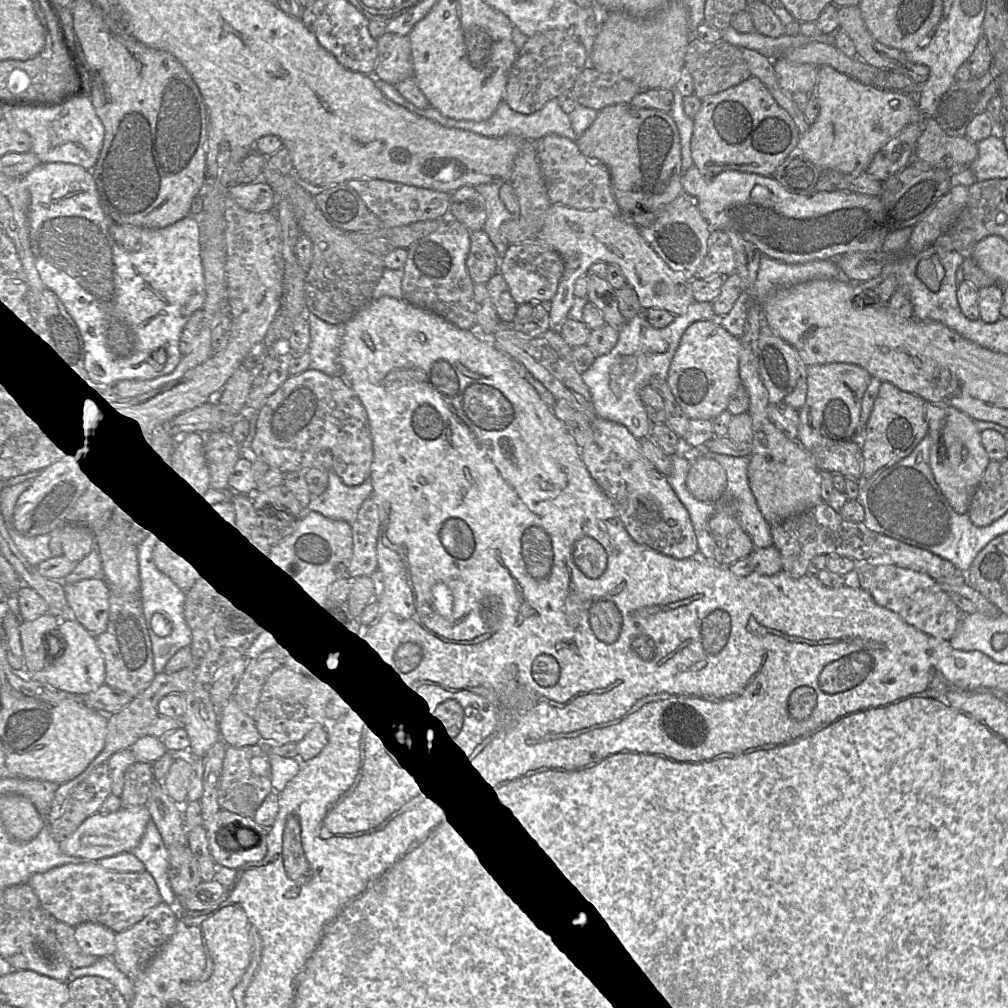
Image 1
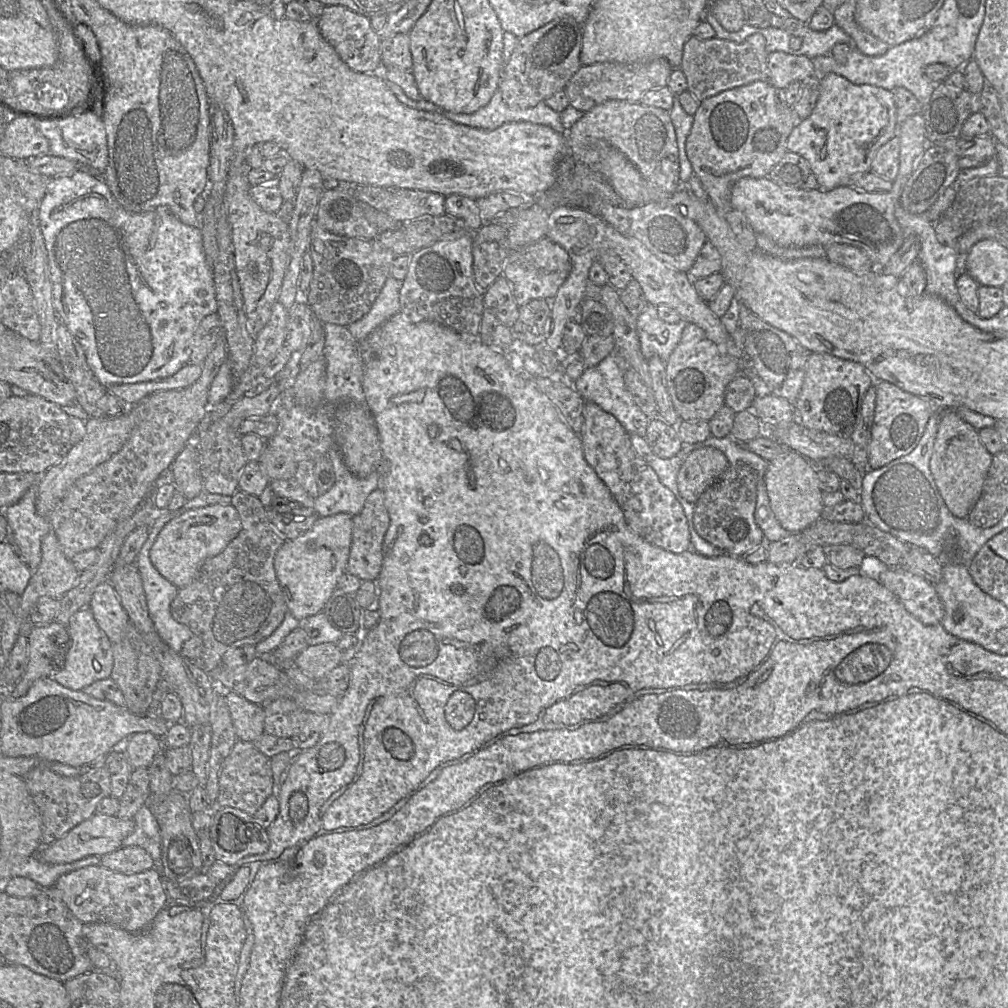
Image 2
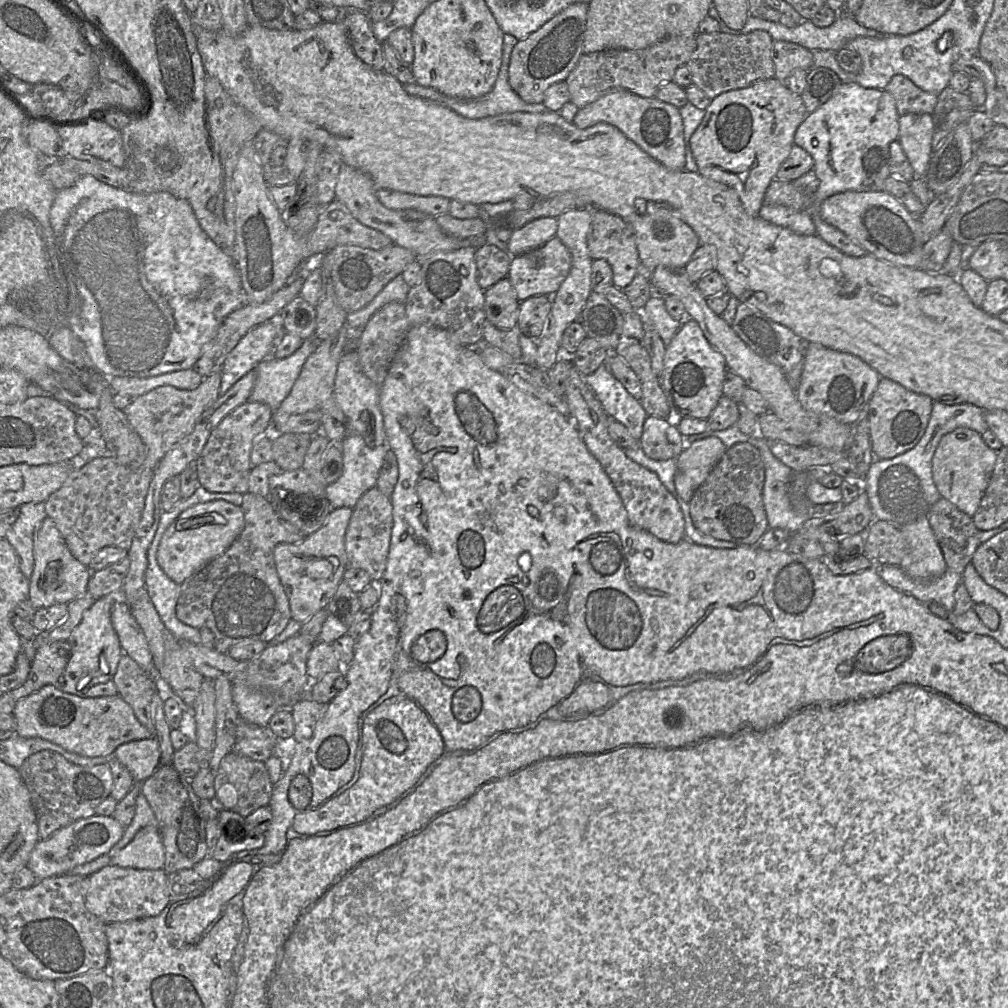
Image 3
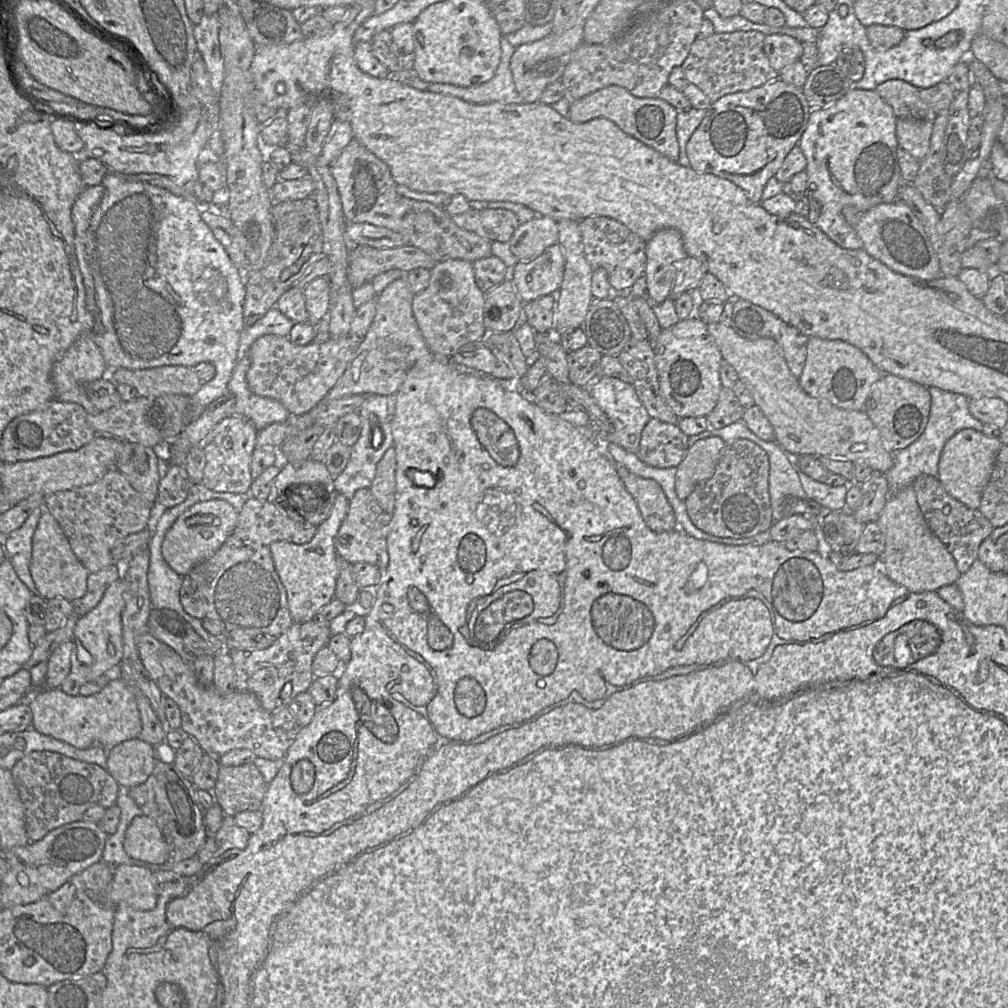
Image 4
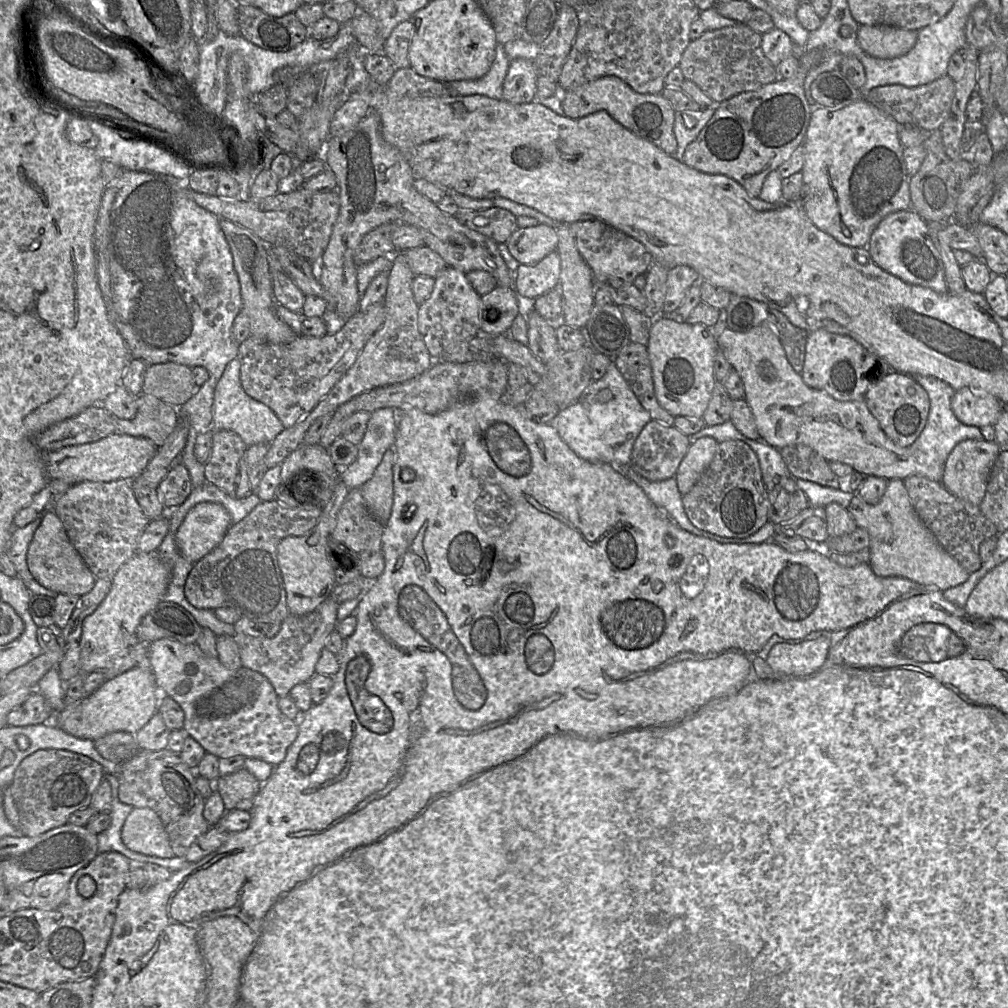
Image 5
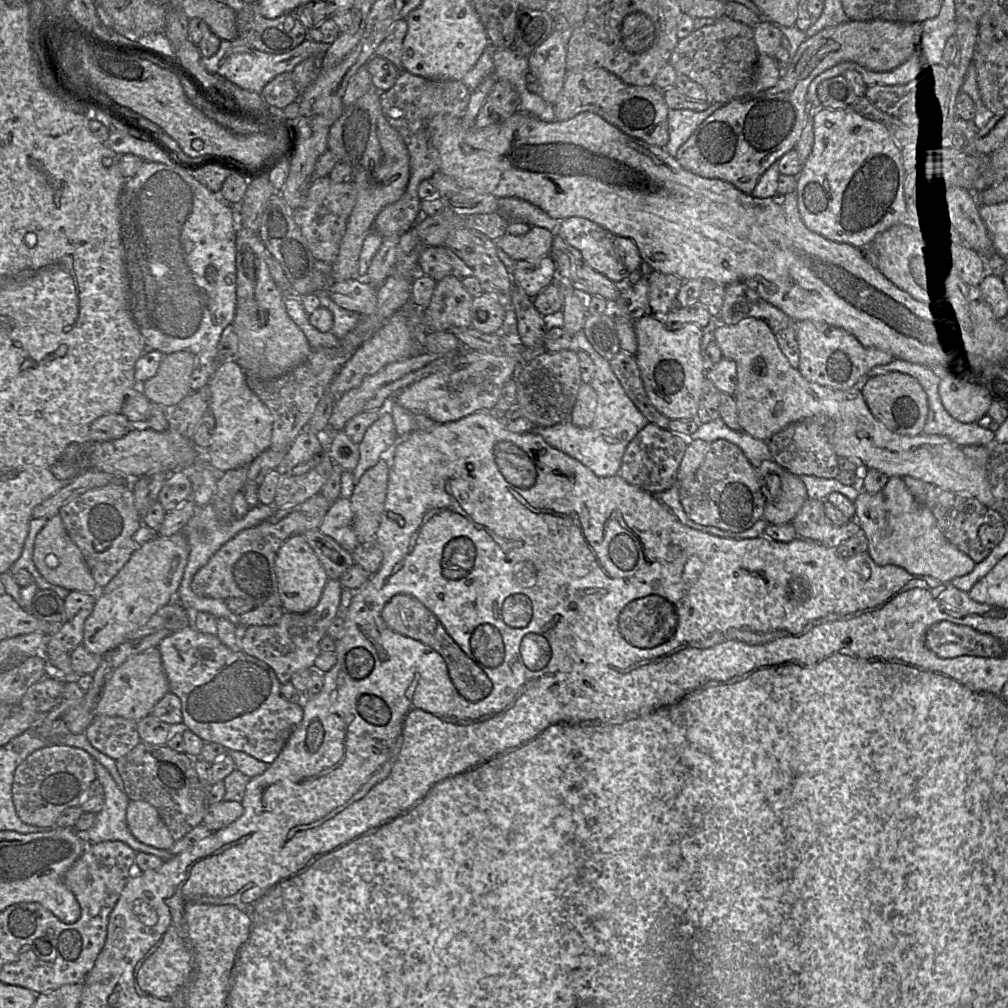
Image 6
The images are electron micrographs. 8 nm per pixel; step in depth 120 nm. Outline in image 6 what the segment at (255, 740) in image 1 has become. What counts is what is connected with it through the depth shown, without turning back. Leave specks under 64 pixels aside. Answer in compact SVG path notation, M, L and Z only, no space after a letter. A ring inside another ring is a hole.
M329 579L323 589L318 604L310 611L301 614L284 612L281 619L272 626L237 626L235 634L238 640L239 650L266 663L274 671L281 684L287 683L292 674L298 670L314 669L314 662L321 653L319 643L327 634L328 627L332 621L340 614L342 591L343 588L339 580Z

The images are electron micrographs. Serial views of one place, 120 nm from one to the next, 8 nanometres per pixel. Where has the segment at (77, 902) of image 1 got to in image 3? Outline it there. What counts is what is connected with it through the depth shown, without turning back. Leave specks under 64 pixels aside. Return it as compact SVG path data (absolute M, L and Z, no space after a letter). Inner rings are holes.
M108 865L88 876L85 906L103 923L127 922L159 915L169 903L166 873L162 869L146 870Z

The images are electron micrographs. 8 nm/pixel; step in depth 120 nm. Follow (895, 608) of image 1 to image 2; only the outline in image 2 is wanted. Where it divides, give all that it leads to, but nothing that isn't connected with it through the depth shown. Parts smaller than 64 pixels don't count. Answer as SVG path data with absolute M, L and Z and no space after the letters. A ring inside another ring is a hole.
M888 568L878 582L892 592L905 609L925 625L937 625L945 614L934 585L920 575L902 568Z

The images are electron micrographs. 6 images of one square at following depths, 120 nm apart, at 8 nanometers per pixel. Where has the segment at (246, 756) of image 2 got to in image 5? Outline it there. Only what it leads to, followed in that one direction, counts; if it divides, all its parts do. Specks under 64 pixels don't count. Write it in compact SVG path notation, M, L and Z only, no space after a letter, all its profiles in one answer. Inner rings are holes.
M245 767L214 782L215 790L222 797L226 811L239 809L250 811L262 783Z

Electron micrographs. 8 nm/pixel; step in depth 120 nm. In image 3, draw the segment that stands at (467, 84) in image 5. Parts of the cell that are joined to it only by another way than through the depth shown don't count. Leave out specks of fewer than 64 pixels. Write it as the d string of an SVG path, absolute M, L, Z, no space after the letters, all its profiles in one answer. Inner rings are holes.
M505 34L503 36L503 48L502 48L502 61L500 70L496 82L492 90L485 96L475 99L475 100L458 100L449 96L446 96L437 90L429 87L424 87L416 82L404 84L404 88L407 93L413 96L430 99L443 104L459 115L468 119L482 119L485 117L496 116L504 113L514 113L514 112L527 112L527 113L542 113L548 109L543 105L543 103L530 104L524 102L511 88L509 84L509 64L511 59L511 53L518 40L510 34Z

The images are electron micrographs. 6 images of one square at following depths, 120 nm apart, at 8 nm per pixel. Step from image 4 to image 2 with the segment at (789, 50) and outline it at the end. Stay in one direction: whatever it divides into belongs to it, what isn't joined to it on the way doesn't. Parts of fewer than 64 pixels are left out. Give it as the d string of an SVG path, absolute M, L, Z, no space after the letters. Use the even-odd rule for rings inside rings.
M776 51L768 55L769 82L778 90L786 89L794 81L813 78L815 66L812 59Z

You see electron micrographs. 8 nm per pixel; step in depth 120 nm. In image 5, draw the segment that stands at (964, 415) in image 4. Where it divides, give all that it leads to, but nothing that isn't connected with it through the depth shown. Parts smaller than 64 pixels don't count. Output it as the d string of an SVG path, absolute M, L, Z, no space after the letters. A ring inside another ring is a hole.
M910 376L925 389L929 398L929 412L925 426L916 440L910 445L910 448L923 451L928 457L936 461L936 463L943 465L948 454L958 442L965 439L982 438L979 427L963 424L954 415L951 409L951 398L955 390L949 384L933 376Z

